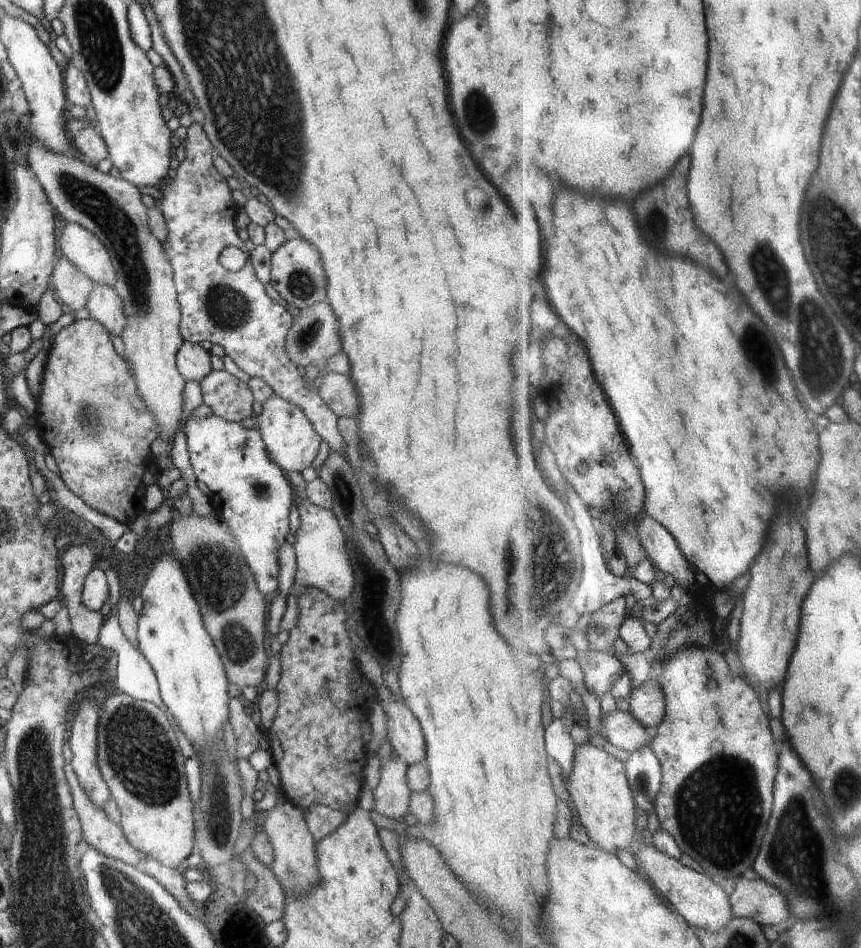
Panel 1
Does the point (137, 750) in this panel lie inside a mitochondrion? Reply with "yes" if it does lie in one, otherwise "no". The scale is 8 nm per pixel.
yes

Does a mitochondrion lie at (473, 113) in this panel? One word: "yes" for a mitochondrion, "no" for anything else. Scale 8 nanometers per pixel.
yes

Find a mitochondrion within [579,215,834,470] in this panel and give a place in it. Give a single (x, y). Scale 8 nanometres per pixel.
(765, 361)

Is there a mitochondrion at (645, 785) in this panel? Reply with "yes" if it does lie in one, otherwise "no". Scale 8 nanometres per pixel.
yes

